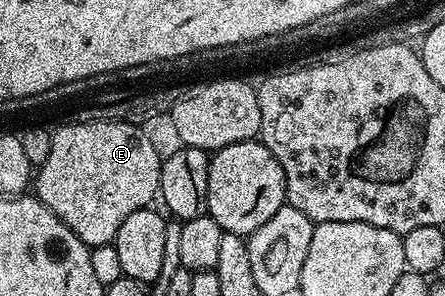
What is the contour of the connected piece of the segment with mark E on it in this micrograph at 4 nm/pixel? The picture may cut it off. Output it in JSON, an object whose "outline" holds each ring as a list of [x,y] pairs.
{"outline":[[[75,120],[52,131],[49,158],[34,173],[33,192],[92,249],[112,243],[121,222],[159,196],[162,165],[140,125],[121,120]]]}

